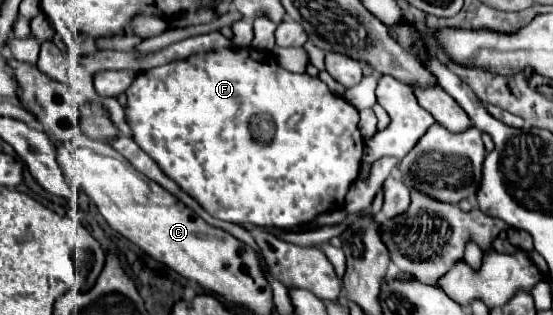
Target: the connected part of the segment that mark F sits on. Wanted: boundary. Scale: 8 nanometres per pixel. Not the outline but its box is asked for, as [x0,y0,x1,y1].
[126,48,364,228]

